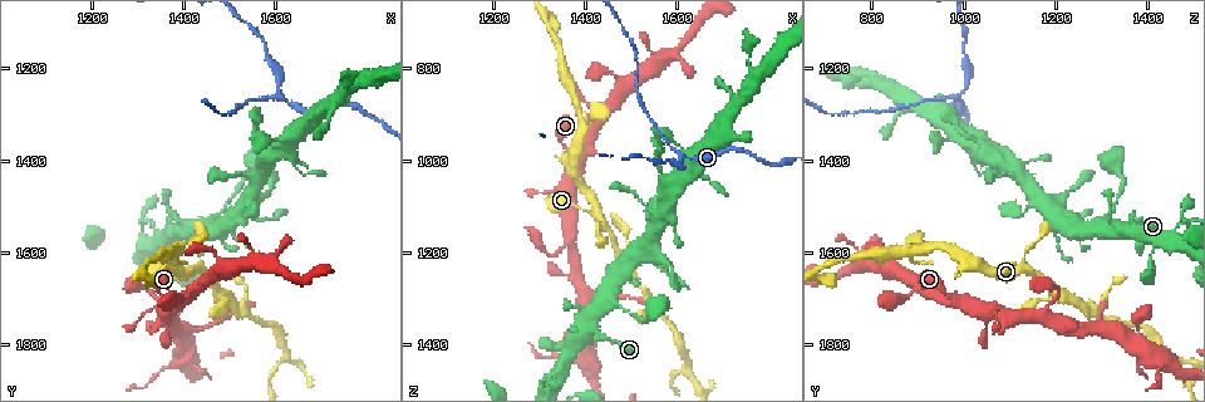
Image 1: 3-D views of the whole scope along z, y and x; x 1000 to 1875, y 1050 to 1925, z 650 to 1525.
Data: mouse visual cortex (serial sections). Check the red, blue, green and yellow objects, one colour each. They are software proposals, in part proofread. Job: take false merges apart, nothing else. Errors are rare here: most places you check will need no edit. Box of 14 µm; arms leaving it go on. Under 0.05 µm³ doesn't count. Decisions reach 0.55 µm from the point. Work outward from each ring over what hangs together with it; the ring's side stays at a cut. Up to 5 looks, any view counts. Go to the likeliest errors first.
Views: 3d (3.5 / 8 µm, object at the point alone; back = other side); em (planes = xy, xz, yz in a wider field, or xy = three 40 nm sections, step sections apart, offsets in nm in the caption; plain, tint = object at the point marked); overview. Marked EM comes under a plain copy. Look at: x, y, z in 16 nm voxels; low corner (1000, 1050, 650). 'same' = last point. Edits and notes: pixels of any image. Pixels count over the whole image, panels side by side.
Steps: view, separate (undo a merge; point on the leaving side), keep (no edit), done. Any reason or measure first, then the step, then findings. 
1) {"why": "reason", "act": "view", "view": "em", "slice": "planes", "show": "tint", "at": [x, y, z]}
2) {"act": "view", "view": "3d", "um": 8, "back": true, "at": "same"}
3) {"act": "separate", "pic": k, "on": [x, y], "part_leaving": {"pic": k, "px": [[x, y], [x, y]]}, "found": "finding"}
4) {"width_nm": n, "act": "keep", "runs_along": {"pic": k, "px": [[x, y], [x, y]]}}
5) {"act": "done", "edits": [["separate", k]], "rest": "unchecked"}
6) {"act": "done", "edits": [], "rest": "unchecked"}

{"why": "looks like a crossing", "act": "view", "view": "3d", "um": 3.5, "at": [1425, 1645, 1110]}

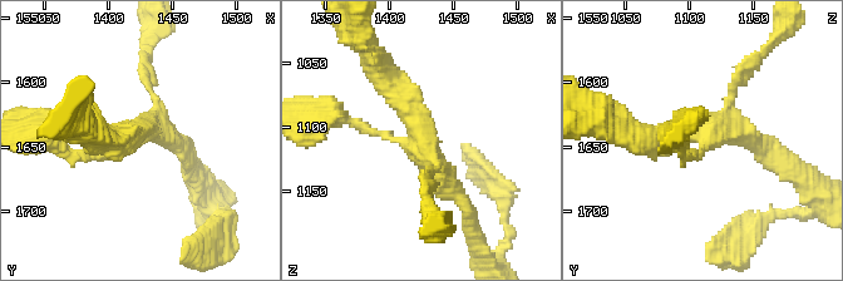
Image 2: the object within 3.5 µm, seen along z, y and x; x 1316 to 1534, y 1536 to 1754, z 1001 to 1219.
{"arms": 4, "arm_widths_nm": [100, 150, 300, 350], "act": "view", "view": "em", "slice": "planes", "show": "tint", "at": [1420, 1644, 1114]}

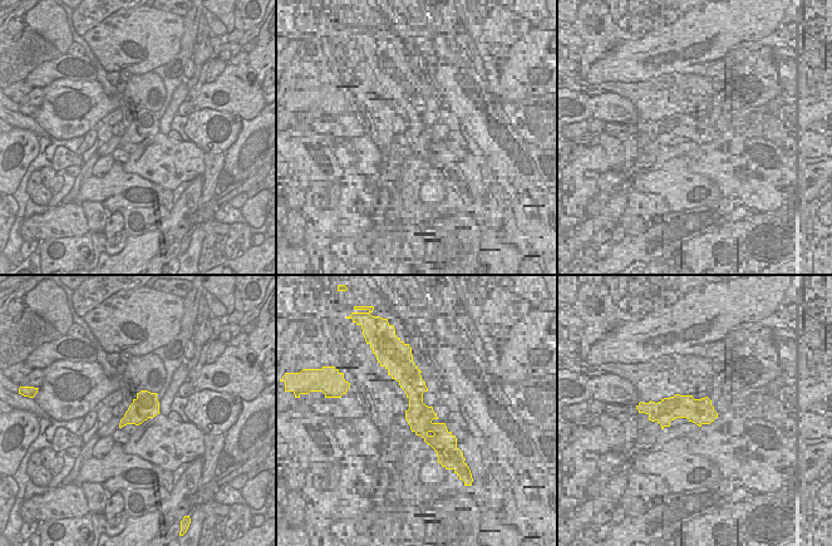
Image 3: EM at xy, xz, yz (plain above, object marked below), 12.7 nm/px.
{"act": "keep", "runs_along": {"pic": 2, "px": [[348, 119], [417, 144], [385, 78]]}, "found": "continuous, no second cell"}

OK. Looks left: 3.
{"why": "a fork", "act": "view", "view": "3d", "um": 3.5, "at": [1620, 1825, 1455]}

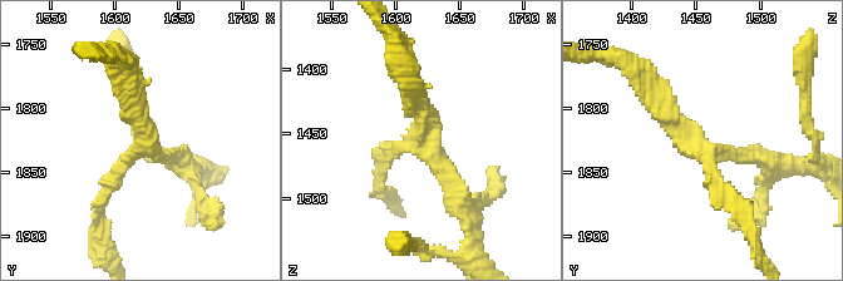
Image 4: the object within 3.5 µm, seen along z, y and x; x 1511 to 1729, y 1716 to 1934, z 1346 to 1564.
{"act": "view", "view": "em", "slice": "xy", "step": 3, "show": "tint", "at": [1622, 1830, 1452]}

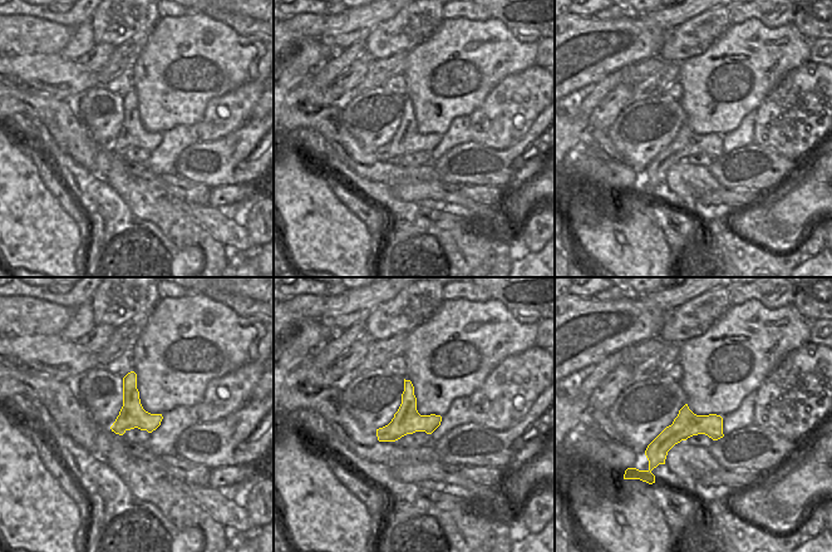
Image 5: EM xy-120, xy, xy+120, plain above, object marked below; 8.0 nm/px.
{"why": "cut it another way", "act": "view", "view": "em", "slice": "xy", "step": 5, "show": "tint", "at": "same"}

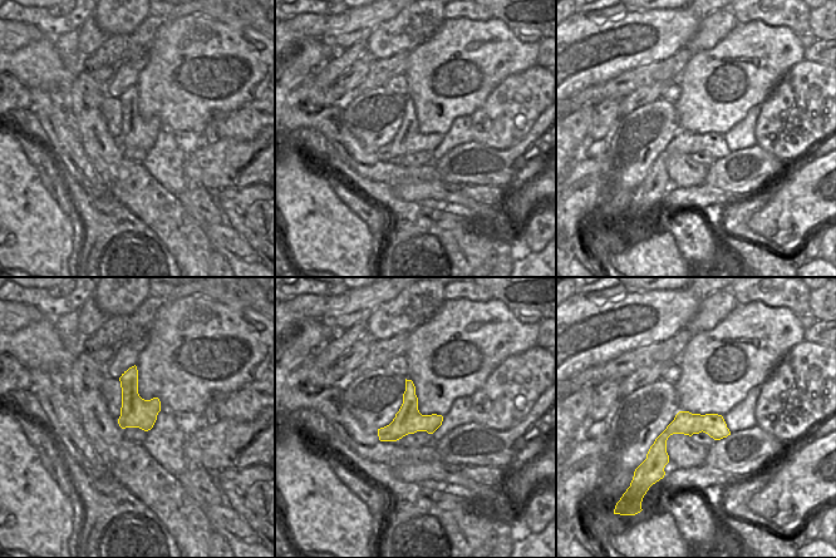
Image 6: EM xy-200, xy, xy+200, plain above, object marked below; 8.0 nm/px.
{"arms": 3, "act": "keep", "runs_along": {"pic": 4, "px": [[649, 87], [688, 144], [768, 163]]}, "found": "continuous, no second cell"}

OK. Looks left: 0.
{"act": "done", "edits": [], "rest": "unchecked"}

